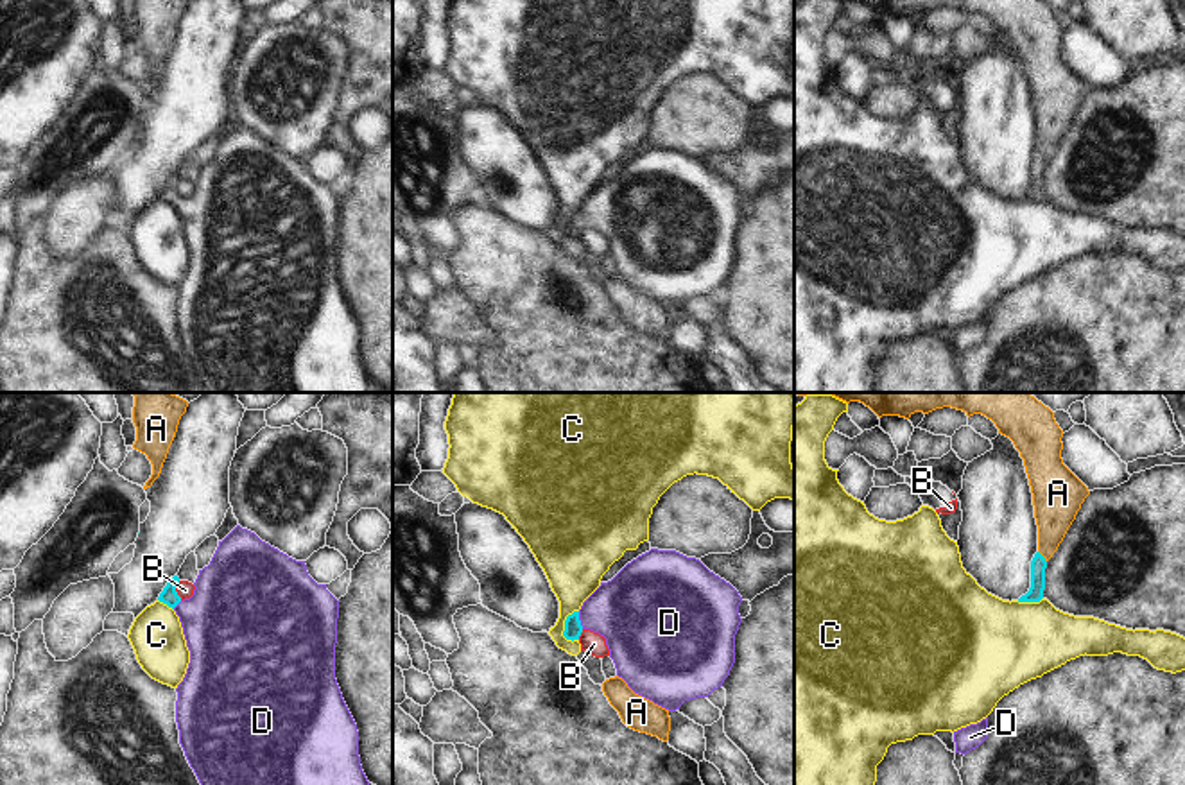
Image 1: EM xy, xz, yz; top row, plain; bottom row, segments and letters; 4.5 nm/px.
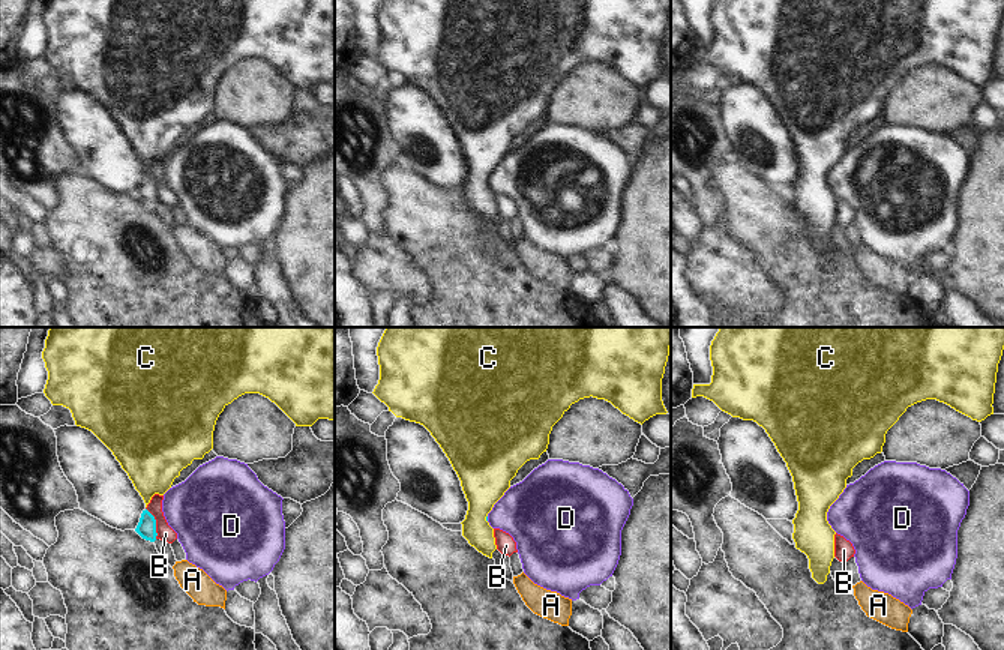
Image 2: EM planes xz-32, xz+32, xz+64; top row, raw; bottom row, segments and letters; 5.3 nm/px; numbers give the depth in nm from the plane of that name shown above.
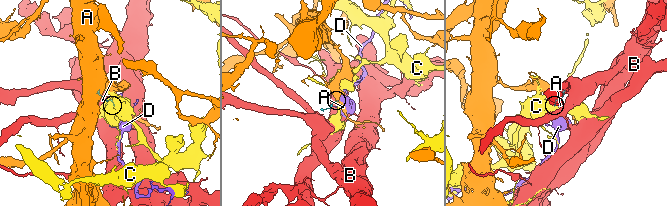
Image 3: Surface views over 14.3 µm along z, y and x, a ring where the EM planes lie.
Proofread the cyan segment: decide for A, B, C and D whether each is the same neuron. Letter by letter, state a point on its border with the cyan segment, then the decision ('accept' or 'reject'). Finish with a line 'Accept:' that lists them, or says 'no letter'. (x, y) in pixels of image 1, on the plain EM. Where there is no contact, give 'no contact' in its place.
A: yz (1042, 155) | reject
B: xy (174, 189) | reject
C: xz (565, 224) | reject
D: xz (579, 219) | accept
Accept: D

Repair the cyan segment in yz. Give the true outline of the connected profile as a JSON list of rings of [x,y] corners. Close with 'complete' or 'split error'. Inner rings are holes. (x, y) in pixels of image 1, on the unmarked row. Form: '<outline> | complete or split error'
[[[1036,151],[1031,160],[1031,186],[1025,194],[1018,197],[1018,201],[1040,201],[1043,197],[1045,167],[1047,167],[1045,156],[1040,151]]] | complete

